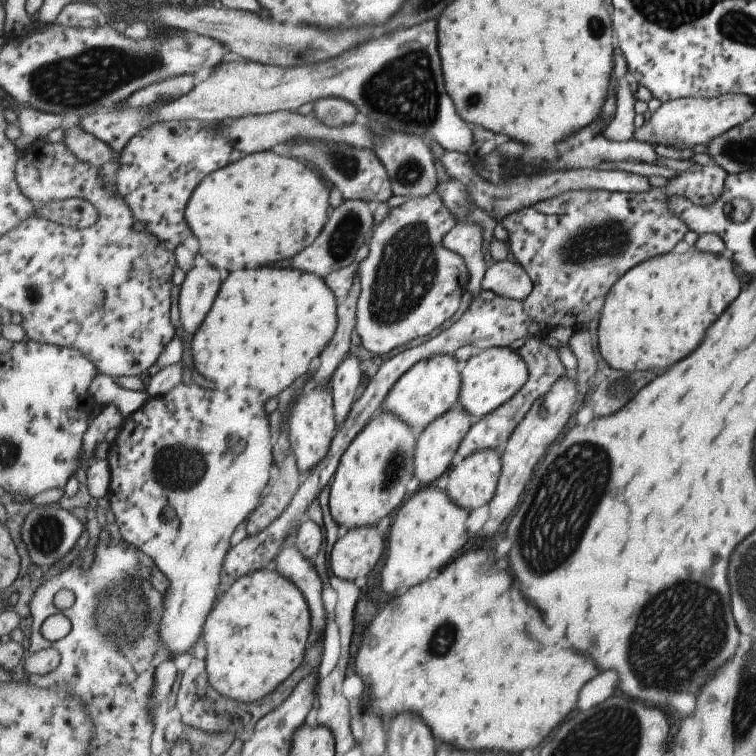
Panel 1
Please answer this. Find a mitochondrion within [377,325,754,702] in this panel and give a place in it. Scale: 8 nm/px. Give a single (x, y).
(665, 650)

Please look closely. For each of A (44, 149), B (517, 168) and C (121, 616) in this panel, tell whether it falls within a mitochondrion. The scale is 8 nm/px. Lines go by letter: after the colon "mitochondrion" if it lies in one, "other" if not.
A: other
B: other
C: mitochondrion

